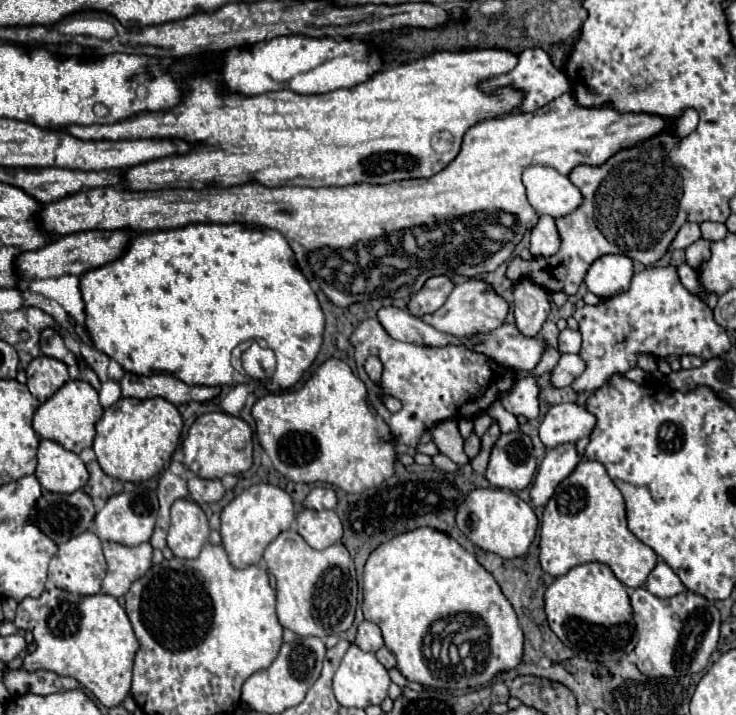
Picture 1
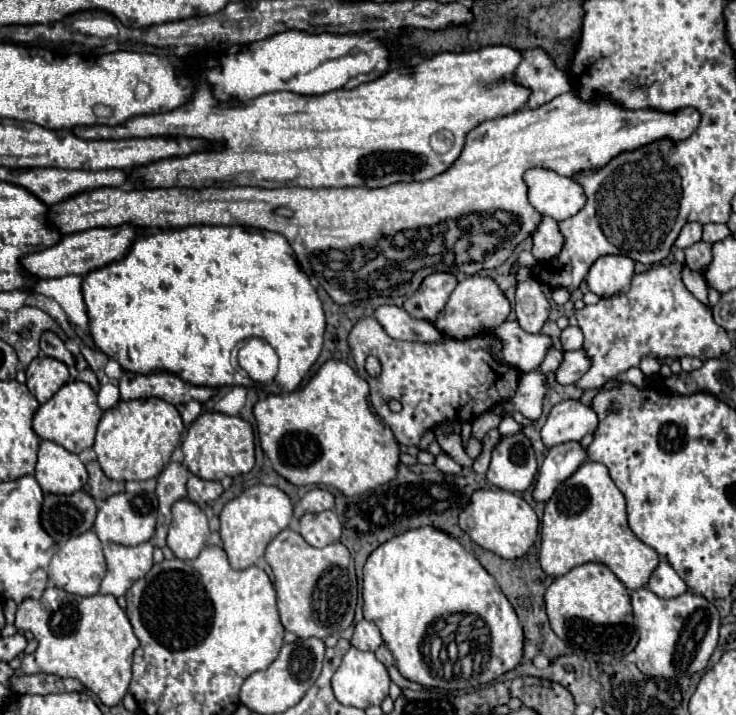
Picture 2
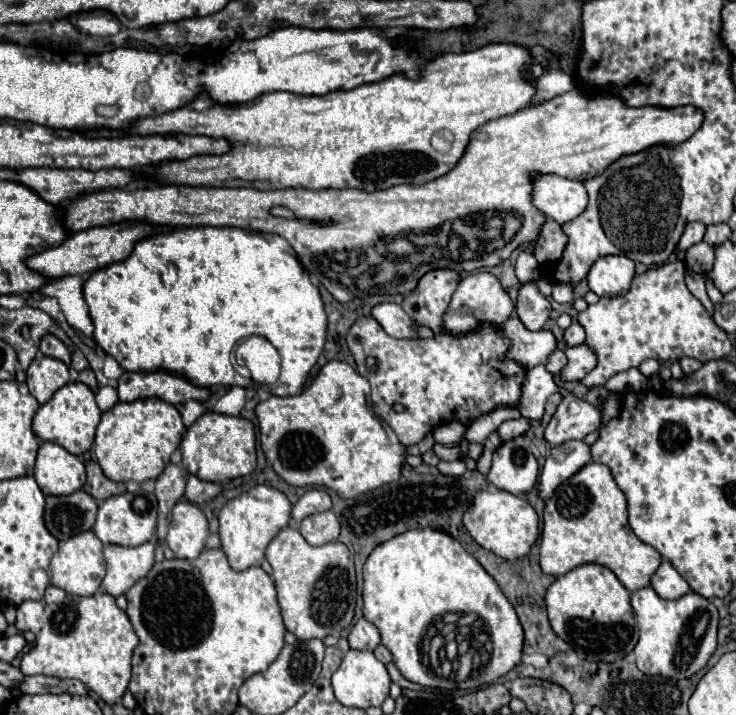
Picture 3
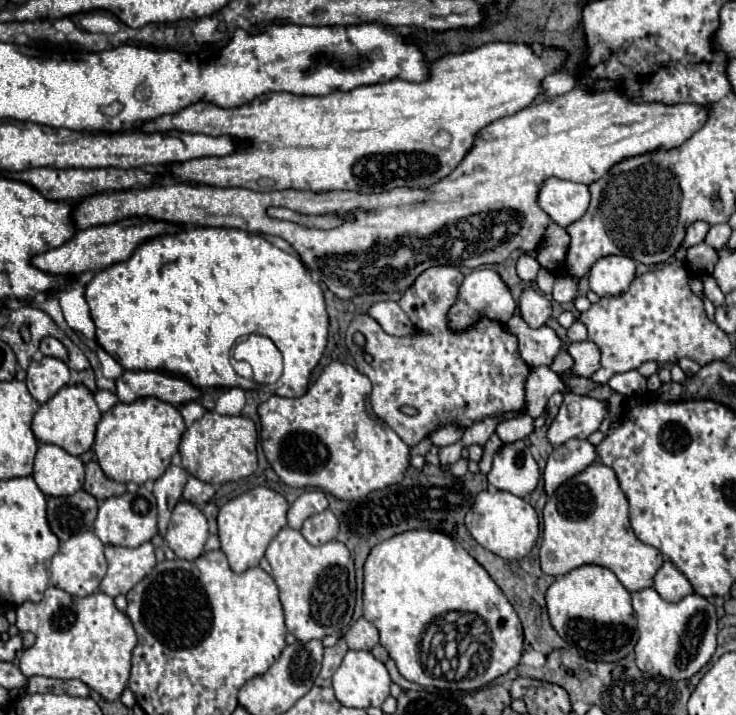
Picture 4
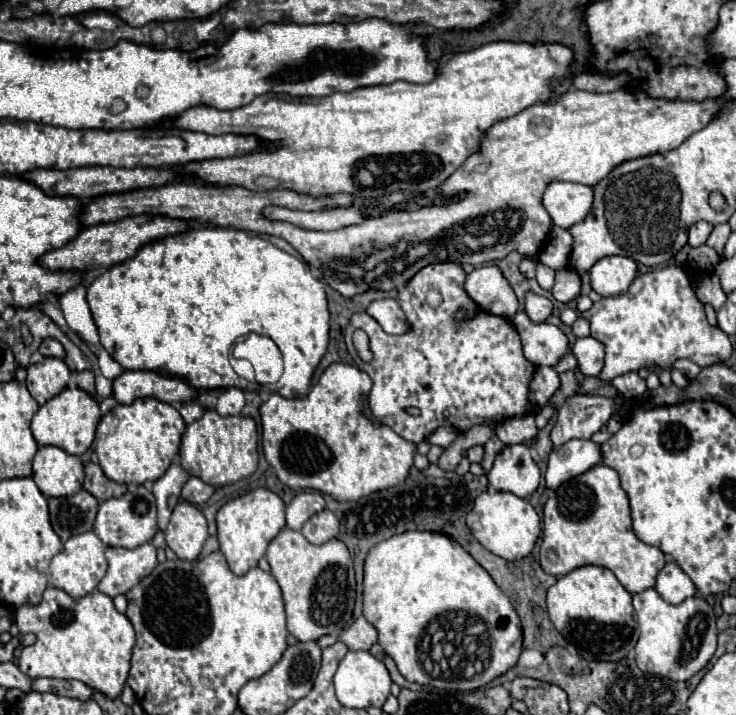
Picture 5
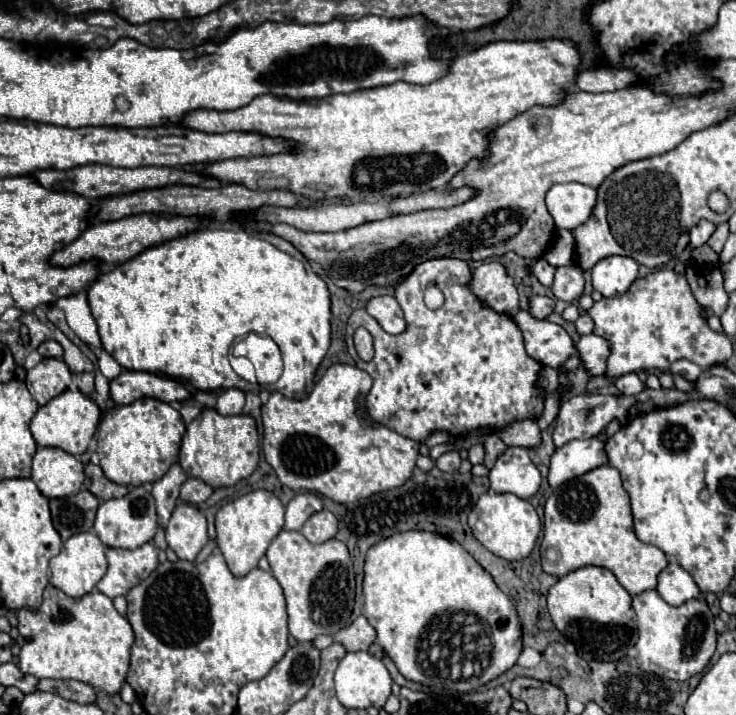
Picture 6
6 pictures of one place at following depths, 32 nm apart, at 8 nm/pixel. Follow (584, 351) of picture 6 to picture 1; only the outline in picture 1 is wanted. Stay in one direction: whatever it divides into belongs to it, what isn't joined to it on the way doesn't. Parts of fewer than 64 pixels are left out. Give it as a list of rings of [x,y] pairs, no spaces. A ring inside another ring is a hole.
[[[564,354],[556,368],[550,372],[550,384],[554,388],[566,388],[572,384],[576,376],[580,376],[584,370],[584,362],[578,354]]]

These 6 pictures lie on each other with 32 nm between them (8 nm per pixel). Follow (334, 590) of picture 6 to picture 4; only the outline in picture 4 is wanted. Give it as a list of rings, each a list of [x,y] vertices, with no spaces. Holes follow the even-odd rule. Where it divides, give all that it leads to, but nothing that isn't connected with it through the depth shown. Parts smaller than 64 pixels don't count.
[[[286,526],[270,542],[266,560],[272,566],[272,578],[280,590],[286,628],[300,642],[342,634],[350,626],[356,602],[356,578],[354,560],[342,542],[332,540],[322,546],[312,546],[298,530]]]

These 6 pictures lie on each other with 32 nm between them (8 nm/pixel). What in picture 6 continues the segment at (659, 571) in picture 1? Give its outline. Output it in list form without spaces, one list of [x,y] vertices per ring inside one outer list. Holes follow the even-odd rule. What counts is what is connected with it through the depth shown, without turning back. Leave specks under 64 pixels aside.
[[[670,560],[668,566],[660,572],[656,590],[672,606],[680,606],[686,600],[700,596],[700,590],[692,576],[676,560]]]

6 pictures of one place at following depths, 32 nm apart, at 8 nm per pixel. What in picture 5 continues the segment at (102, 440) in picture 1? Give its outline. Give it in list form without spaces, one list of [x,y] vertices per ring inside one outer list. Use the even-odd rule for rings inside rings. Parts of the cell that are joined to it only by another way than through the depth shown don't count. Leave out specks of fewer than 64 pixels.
[[[140,398],[132,404],[116,404],[102,416],[96,428],[94,452],[98,454],[100,468],[110,480],[120,484],[154,482],[168,470],[172,458],[178,454],[184,430],[184,420],[174,406],[156,398]]]

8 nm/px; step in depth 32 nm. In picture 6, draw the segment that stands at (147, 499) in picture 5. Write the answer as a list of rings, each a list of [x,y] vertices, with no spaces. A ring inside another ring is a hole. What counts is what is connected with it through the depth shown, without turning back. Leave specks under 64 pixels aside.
[[[138,486],[132,492],[128,492],[122,498],[112,498],[100,504],[96,520],[94,520],[94,528],[96,536],[110,548],[126,548],[126,550],[134,550],[140,548],[142,544],[150,542],[158,530],[156,524],[156,506],[154,506],[154,498],[152,494],[144,488]]]

